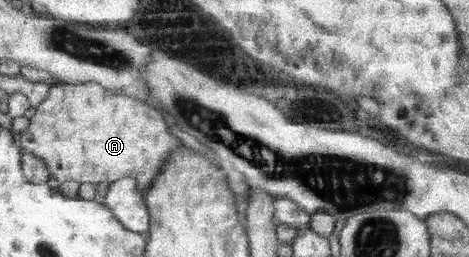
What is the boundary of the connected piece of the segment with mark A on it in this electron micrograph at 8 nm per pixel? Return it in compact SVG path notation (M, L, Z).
M60 82L53 84L47 99L45 99L41 105L36 107L36 114L32 117L28 127L18 136L18 143L23 152L26 151L27 153L32 153L33 155L44 159L45 164L47 164L48 169L50 170L50 175L56 178L60 183L65 183L65 181L96 184L108 182L110 185L118 179L133 178L138 180L138 190L143 194L146 194L150 187L153 186L154 179L162 173L162 169L167 165L170 155L173 154L175 150L178 150L179 146L182 146L181 141L169 133L169 126L167 126L165 119L163 119L163 115L161 115L157 108L147 104L147 102L138 100L137 98L109 91L106 87L103 87L97 82L77 84Z

